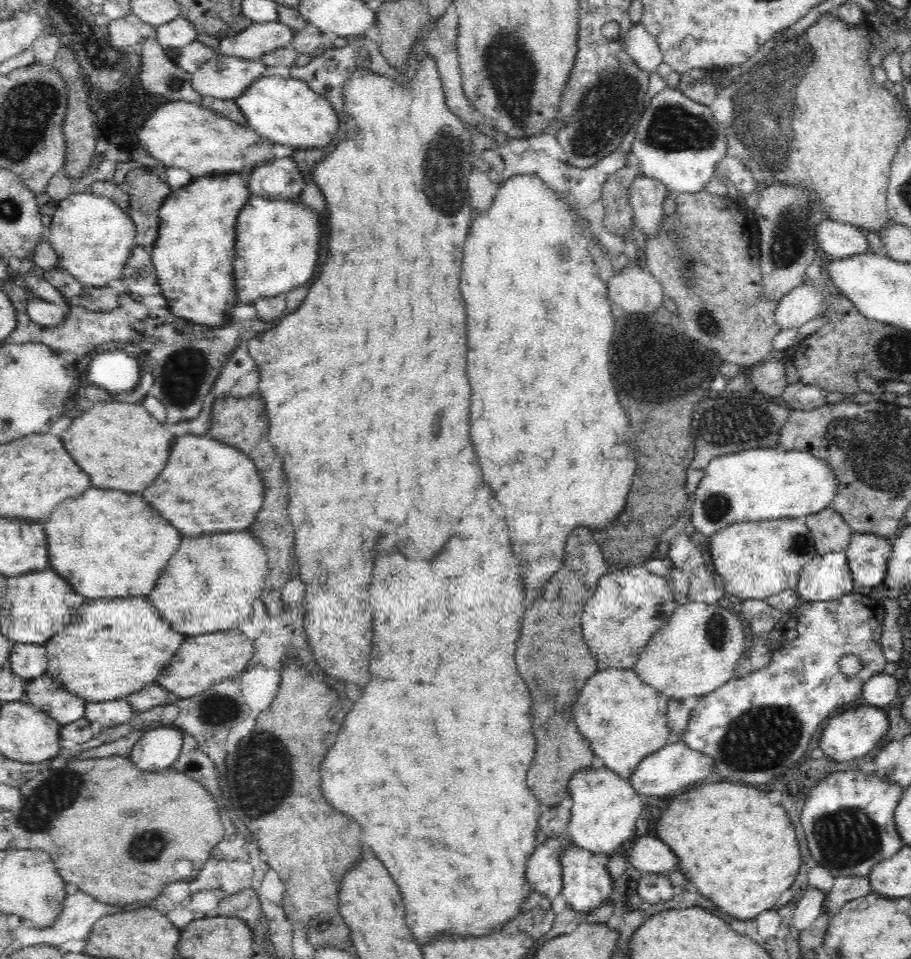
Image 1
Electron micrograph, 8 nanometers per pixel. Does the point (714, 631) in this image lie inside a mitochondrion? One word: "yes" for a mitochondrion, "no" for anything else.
yes

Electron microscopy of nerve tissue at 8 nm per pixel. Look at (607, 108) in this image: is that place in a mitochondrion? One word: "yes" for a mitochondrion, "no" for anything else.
yes

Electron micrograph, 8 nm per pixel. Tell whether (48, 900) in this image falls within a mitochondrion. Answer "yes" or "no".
yes

